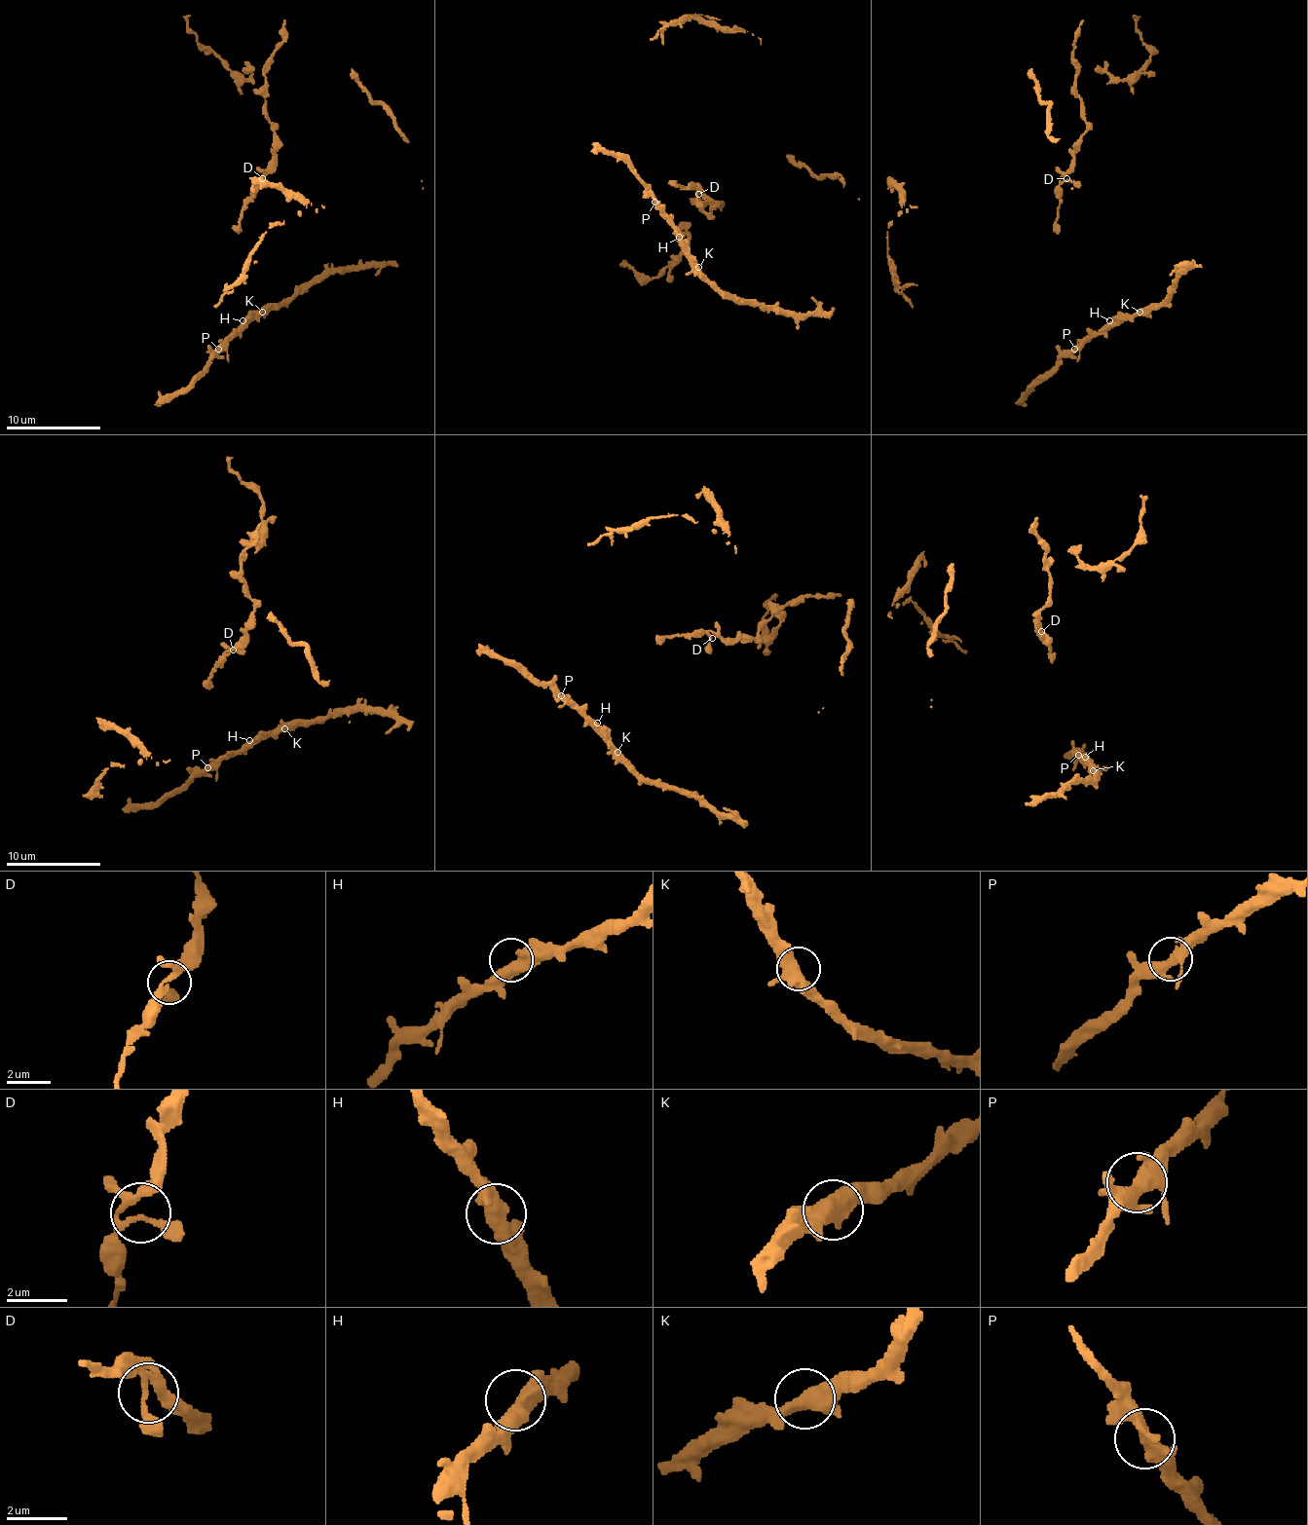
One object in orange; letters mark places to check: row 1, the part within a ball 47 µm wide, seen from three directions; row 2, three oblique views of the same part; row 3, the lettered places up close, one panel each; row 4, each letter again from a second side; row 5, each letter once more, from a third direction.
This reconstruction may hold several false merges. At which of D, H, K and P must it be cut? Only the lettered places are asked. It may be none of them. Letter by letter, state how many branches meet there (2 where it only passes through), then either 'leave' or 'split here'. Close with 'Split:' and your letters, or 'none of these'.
D: branches 3; leave
H: branches 2; leave
K: branches 4; leave
P: branches 4; leave
Split: none of these

